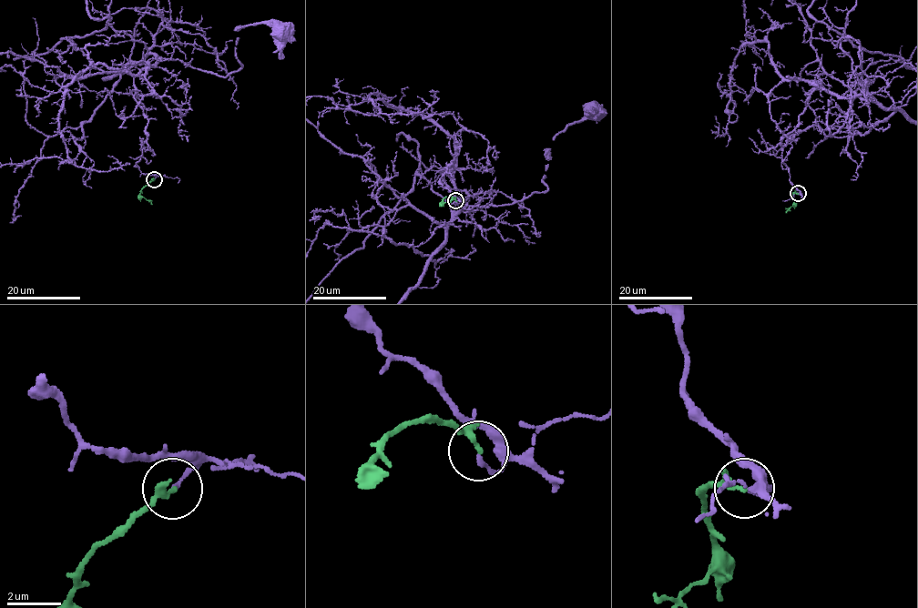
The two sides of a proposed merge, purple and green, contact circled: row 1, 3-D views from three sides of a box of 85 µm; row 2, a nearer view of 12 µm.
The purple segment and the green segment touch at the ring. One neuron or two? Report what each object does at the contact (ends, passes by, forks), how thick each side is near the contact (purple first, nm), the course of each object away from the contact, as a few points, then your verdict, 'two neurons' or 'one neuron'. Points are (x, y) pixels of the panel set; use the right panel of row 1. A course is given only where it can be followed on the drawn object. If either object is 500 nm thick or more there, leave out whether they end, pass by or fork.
purple ends there; green ends there; 140 nm thick on the purple side, 240 nm on the other; purple runs (799, 193), (781, 140), (814, 89), (851, 99), (831, 135), (828, 92), (788, 76), (770, 88); green runs (798, 193), (792, 194), (793, 205), (786, 213); two neurons

